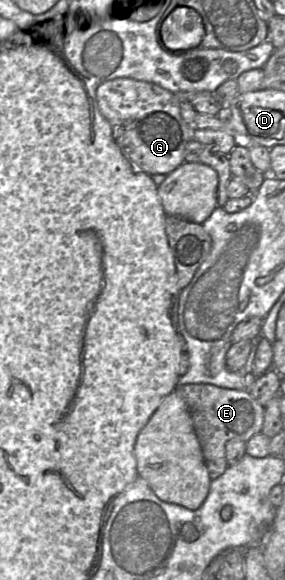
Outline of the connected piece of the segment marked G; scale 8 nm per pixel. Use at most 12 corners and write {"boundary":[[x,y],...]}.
{"boundary":[[115,78],[96,102],[137,170],[185,162],[195,126],[157,84]]}

